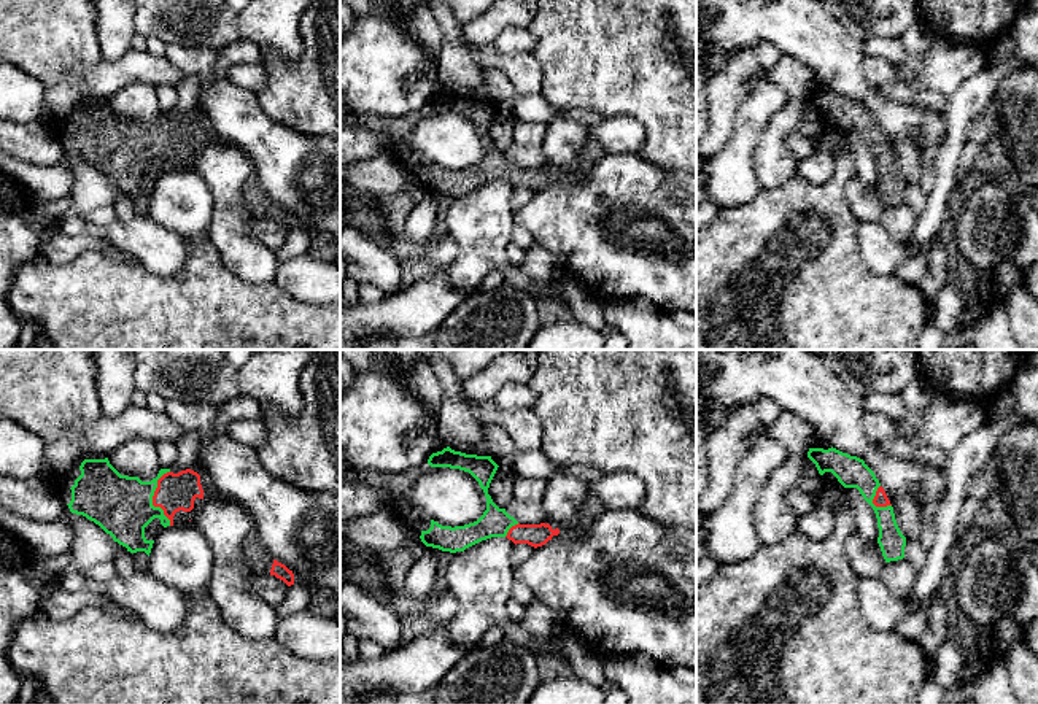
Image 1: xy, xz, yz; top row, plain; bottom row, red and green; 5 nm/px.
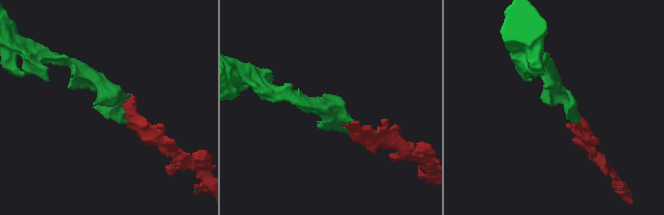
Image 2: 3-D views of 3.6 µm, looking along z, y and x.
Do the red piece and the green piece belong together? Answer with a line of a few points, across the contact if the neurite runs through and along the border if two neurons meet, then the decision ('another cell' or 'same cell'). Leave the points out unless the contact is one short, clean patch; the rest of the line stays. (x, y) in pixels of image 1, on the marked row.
same cell

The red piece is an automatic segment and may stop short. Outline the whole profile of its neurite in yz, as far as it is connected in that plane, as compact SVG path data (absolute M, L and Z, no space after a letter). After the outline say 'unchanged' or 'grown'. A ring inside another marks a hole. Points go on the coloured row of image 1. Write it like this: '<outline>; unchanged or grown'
M833 447L828 450L809 448L808 458L815 464L820 475L831 472L844 488L857 488L860 491L876 513L877 543L885 563L903 559L906 537L897 524L893 507L884 488L865 461Z; grown

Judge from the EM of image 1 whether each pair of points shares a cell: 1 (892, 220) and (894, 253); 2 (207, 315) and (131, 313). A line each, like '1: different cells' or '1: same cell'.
1: different cells
2: same cell

